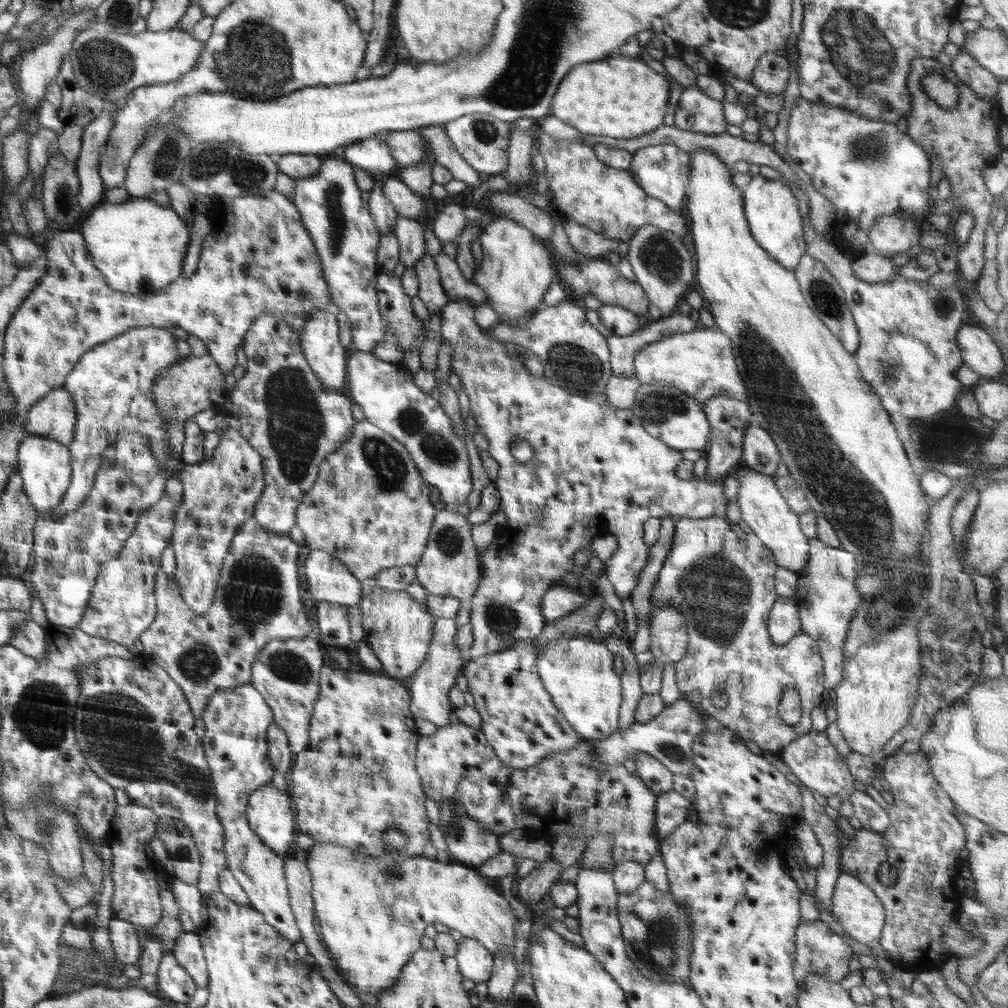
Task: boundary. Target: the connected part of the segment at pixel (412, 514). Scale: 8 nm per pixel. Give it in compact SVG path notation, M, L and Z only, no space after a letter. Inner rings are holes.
M365 419L362 422L355 422L353 425L352 434L345 441L340 448L330 453L328 458L320 463L317 479L314 481L312 488L305 492L304 497L301 498L298 507L296 508L296 526L304 533L306 538L305 546L310 550L318 549L330 553L334 558L342 561L344 566L354 575L358 580L362 581L364 578L373 578L376 573L385 568L392 568L396 566L416 566L424 549L427 545L427 538L434 522L434 516L437 514L436 508L430 500L430 484L420 475L418 467L414 465L408 449L402 444L398 443L388 432L383 432L374 424L367 422Z

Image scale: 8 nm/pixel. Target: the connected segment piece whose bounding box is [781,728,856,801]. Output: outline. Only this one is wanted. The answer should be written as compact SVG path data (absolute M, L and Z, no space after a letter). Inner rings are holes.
M811 728L807 733L802 733L802 736L798 736L796 740L783 748L781 758L790 768L791 777L810 791L816 791L826 797L841 796L845 801L848 800L852 791L856 790L854 778L850 775L844 759L838 755L834 745L828 741L826 731Z

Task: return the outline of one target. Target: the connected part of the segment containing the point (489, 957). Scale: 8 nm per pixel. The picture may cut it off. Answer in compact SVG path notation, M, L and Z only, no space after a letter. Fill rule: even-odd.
M464 937L454 956L464 979L487 982L493 975L493 954L478 940Z

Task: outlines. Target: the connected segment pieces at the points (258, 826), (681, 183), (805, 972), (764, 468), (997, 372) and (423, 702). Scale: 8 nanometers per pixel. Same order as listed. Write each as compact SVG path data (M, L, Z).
M272 782L254 789L248 799L246 818L250 828L254 829L254 833L262 837L264 845L269 846L277 856L284 860L291 856L298 831L288 790L279 790Z
M671 144L646 146L633 152L628 171L646 191L646 194L662 200L670 209L681 213L682 202L686 200L690 190L690 182L688 182L690 160L688 152Z
M819 920L807 924L807 922L801 921L801 924L796 927L795 948L796 959L794 959L793 976L799 988L811 975L830 983L840 984L845 976L851 973L848 962L852 960L854 953L848 943L834 933L830 924L826 924L826 922Z
M752 424L744 436L743 458L752 470L773 477L782 462L780 451L766 429Z
M963 324L956 333L963 363L983 379L1001 377L1005 362L1002 347L987 328Z
M438 617L434 618L432 637L428 646L428 655L424 657L420 668L406 682L411 694L410 712L412 716L423 718L433 722L438 729L450 725L450 713L454 707L449 700L448 693L456 685L457 677L462 674L462 668L466 661L462 660L460 650L455 644L456 630L458 624L455 618Z

